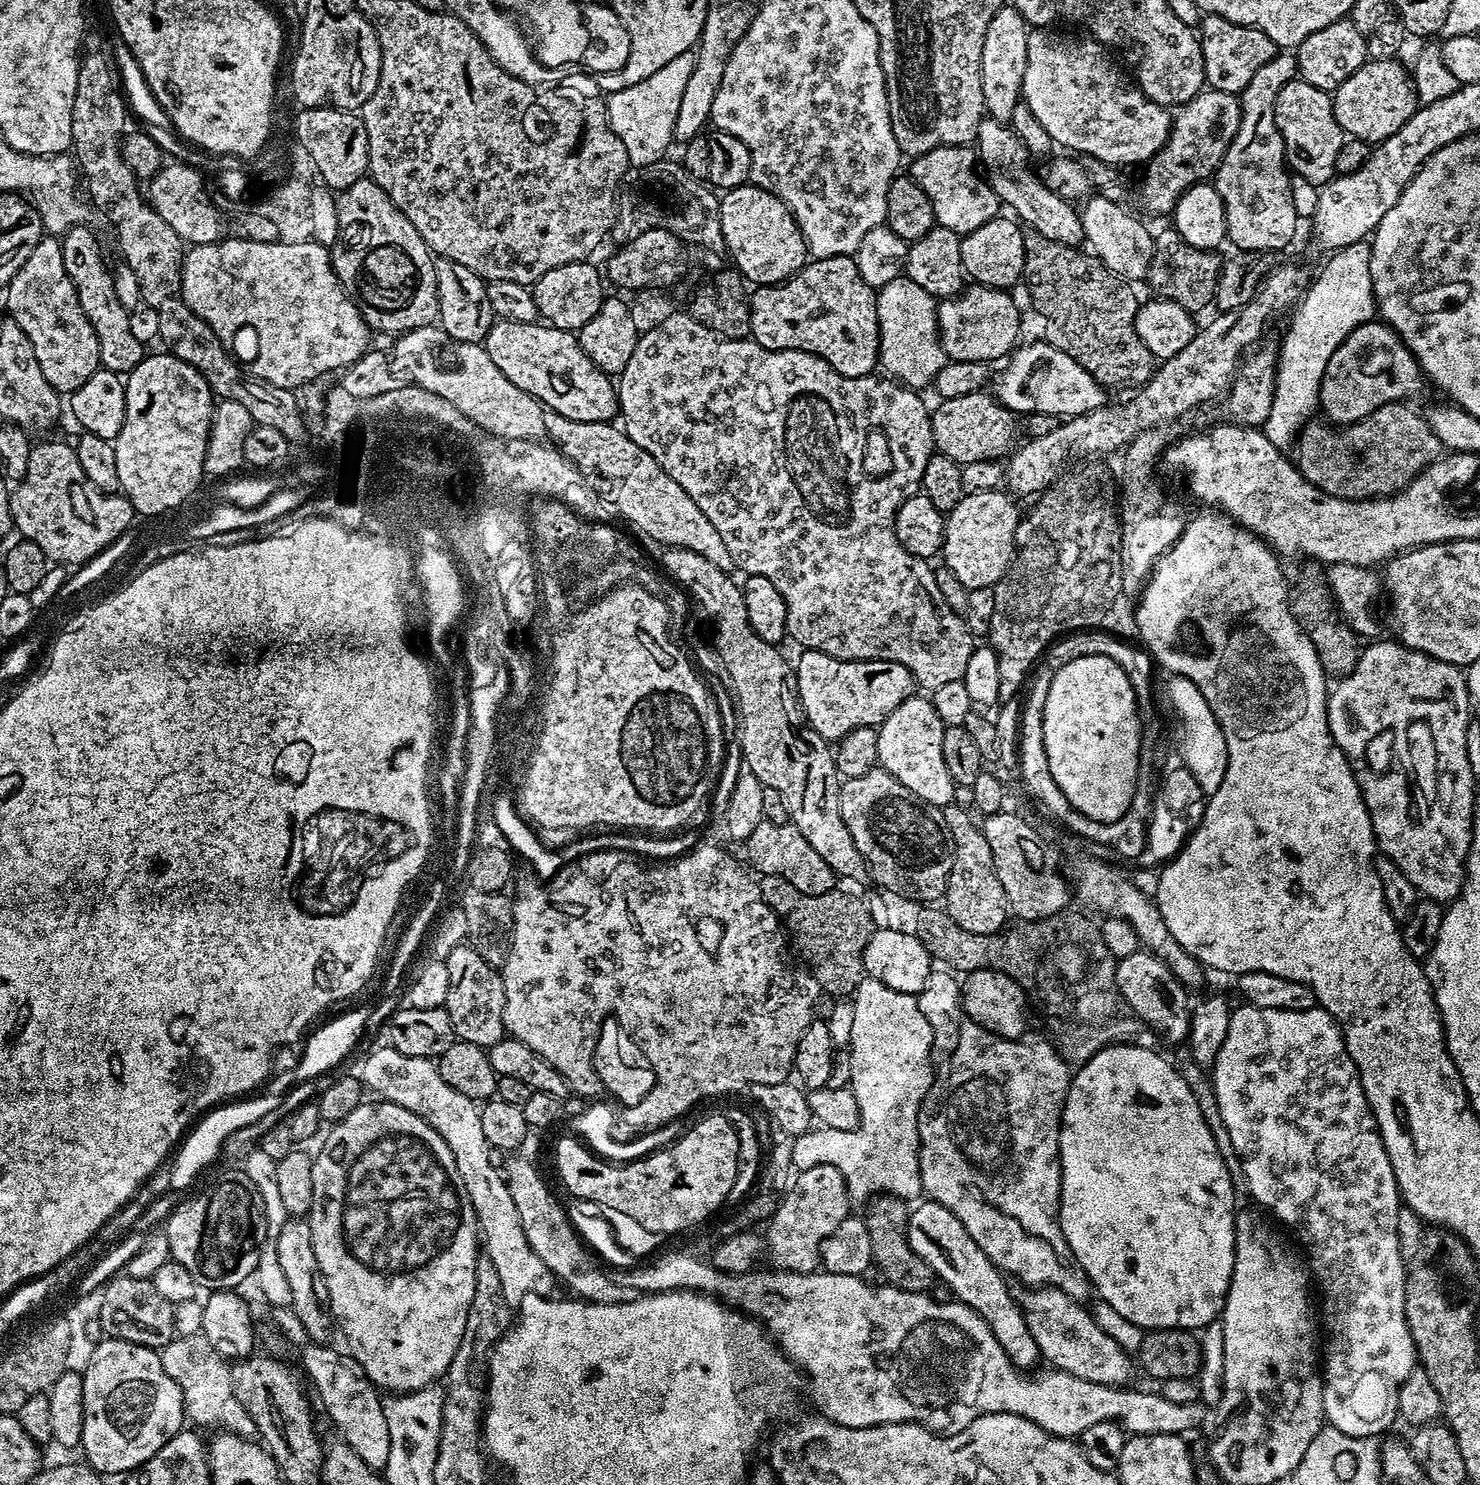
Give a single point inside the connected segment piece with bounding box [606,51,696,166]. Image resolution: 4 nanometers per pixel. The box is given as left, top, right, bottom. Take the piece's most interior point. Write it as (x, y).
(643, 115)

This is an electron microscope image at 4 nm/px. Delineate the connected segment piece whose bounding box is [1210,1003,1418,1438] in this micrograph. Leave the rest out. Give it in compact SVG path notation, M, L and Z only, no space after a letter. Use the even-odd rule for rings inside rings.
M1241 1003L1230 1018L1230 1031L1226 1042L1218 1050L1218 1058L1210 1069L1210 1079L1217 1096L1218 1109L1222 1114L1227 1133L1233 1143L1237 1157L1241 1160L1242 1173L1249 1187L1247 1195L1257 1200L1261 1209L1267 1210L1281 1225L1296 1231L1298 1239L1304 1243L1306 1263L1314 1277L1314 1284L1320 1287L1322 1308L1322 1328L1328 1331L1328 1344L1322 1358L1323 1410L1327 1423L1351 1437L1377 1437L1398 1418L1399 1390L1418 1362L1416 1347L1406 1322L1404 1305L1404 1277L1406 1263L1398 1250L1398 1210L1402 1206L1400 1188L1396 1185L1394 1170L1386 1154L1386 1146L1380 1137L1374 1114L1368 1105L1366 1094L1354 1062L1344 1045L1344 1036L1335 1018L1325 1008L1313 1006L1310 1010L1266 1010L1253 1004Z

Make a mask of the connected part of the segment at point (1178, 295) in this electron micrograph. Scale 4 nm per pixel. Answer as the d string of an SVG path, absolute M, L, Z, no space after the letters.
M1172 226L1157 231L1153 239L1153 256L1146 277L1147 283L1150 282L1151 288L1155 291L1153 293L1161 299L1178 302L1193 314L1198 314L1198 311L1208 304L1210 306L1216 294L1223 257L1213 249L1190 246Z

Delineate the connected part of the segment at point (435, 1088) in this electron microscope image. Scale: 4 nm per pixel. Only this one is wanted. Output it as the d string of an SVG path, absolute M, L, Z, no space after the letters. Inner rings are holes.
M390 1046L376 1048L360 1064L358 1075L373 1097L389 1104L406 1106L418 1118L425 1120L446 1142L450 1154L454 1158L454 1171L459 1187L466 1197L466 1204L472 1207L482 1241L483 1255L494 1262L494 1271L502 1282L502 1294L509 1306L519 1306L526 1294L533 1292L539 1296L551 1296L558 1281L552 1271L530 1250L526 1242L526 1234L520 1225L518 1209L514 1207L514 1197L510 1195L508 1181L503 1171L492 1161L485 1133L482 1130L481 1109L477 1101L466 1098L466 1094L458 1094L454 1086L449 1086L442 1079L439 1067L427 1056L407 1056Z

